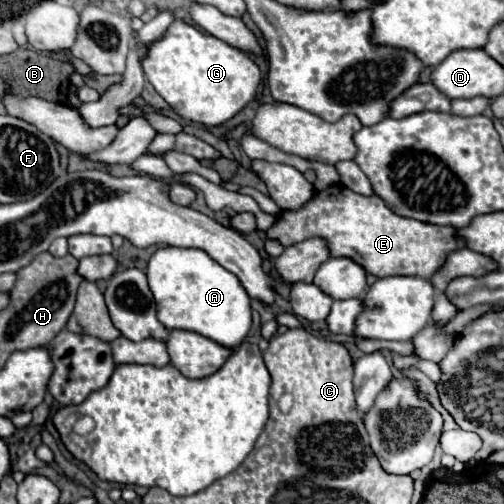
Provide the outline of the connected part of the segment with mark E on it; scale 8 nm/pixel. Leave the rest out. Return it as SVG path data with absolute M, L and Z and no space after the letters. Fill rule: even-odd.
M341 185L317 191L315 197L301 209L283 211L265 235L267 239L279 241L283 247L309 237L321 237L331 257L353 259L365 269L365 273L375 275L377 279L391 275L417 275L429 279L429 273L441 265L441 257L445 257L449 249L463 247L461 241L453 237L453 227L425 225L421 221L397 217L377 195L365 197Z

